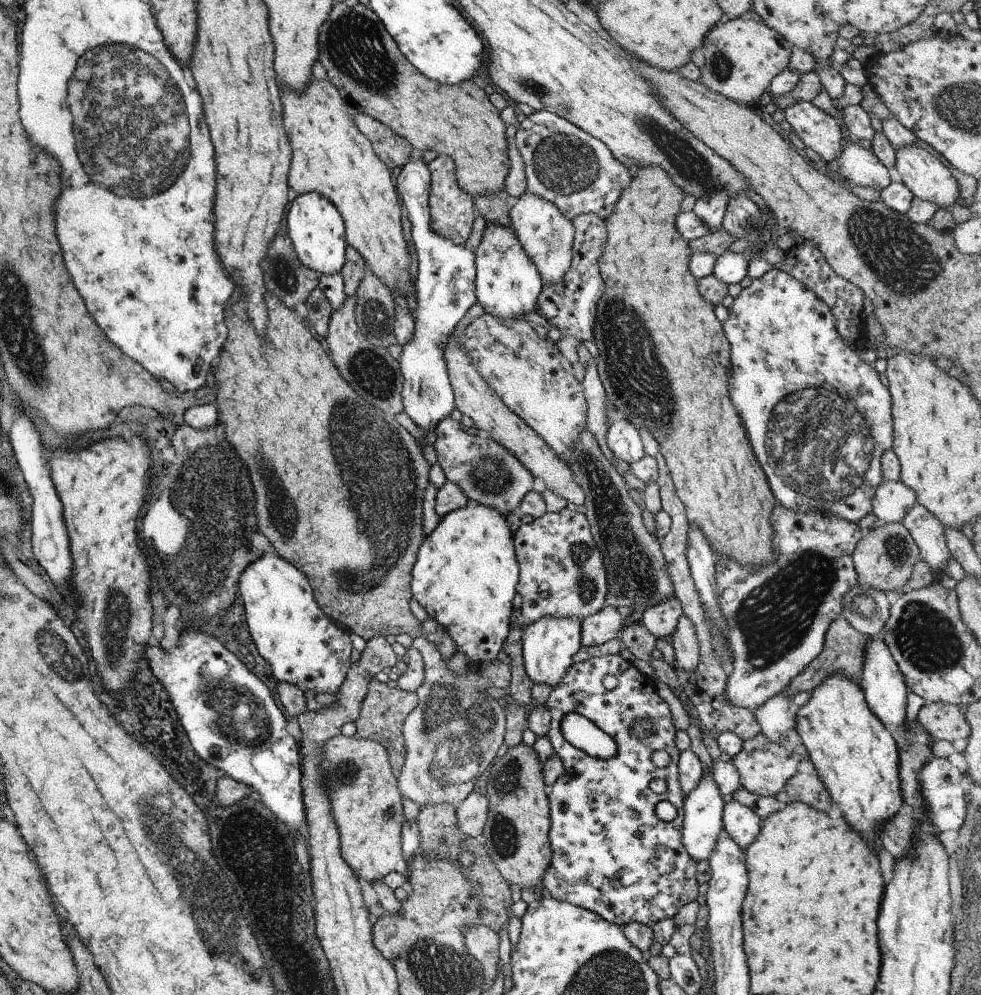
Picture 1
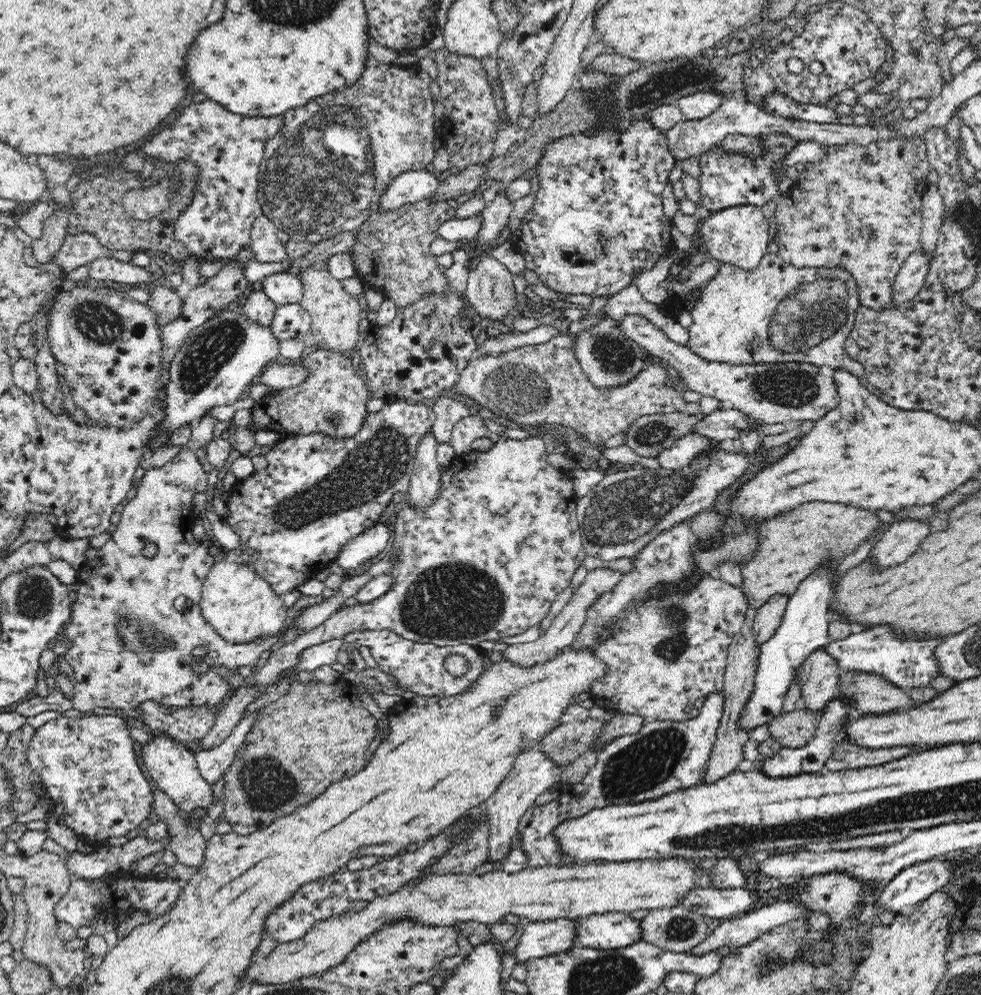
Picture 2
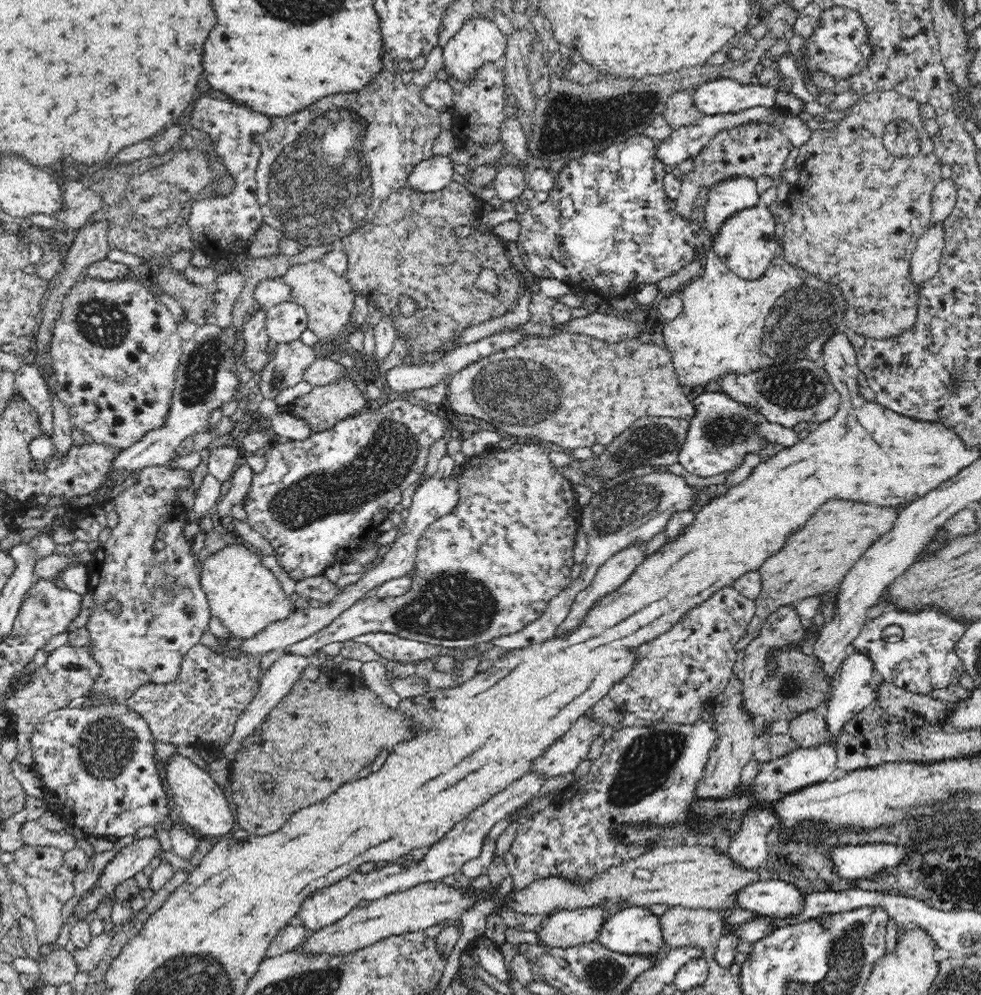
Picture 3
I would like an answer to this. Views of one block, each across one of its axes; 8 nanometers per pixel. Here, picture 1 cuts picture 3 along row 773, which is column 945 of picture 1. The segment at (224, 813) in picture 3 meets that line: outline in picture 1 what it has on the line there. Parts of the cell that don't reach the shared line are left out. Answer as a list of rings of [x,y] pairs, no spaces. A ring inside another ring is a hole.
[[[915,143],[911,146],[899,146],[895,148],[895,162],[893,163],[893,176],[903,183],[911,194],[919,200],[931,202],[937,208],[948,209],[949,206],[959,201],[959,186],[951,176],[949,170],[937,158],[925,148],[916,146]]]

